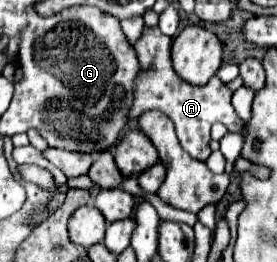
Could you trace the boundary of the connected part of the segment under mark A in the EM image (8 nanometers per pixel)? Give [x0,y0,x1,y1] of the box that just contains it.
[130,27,242,161]

